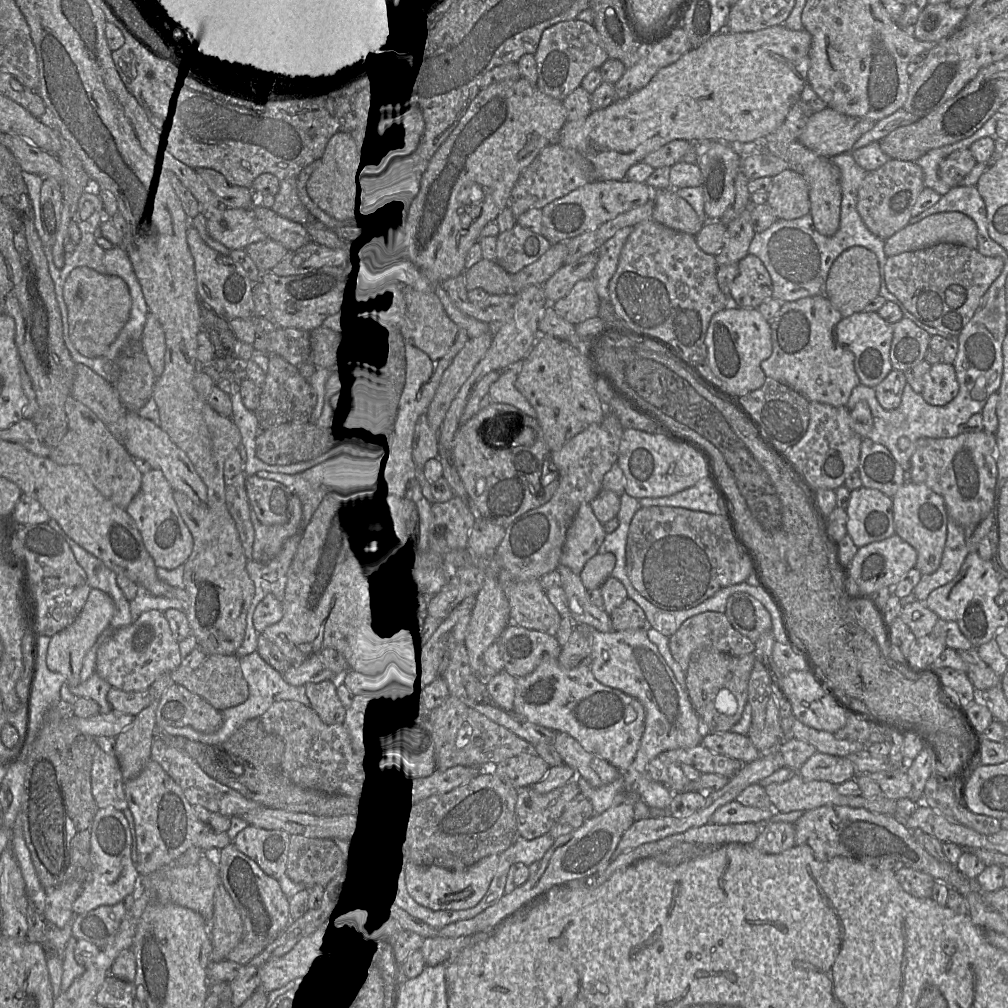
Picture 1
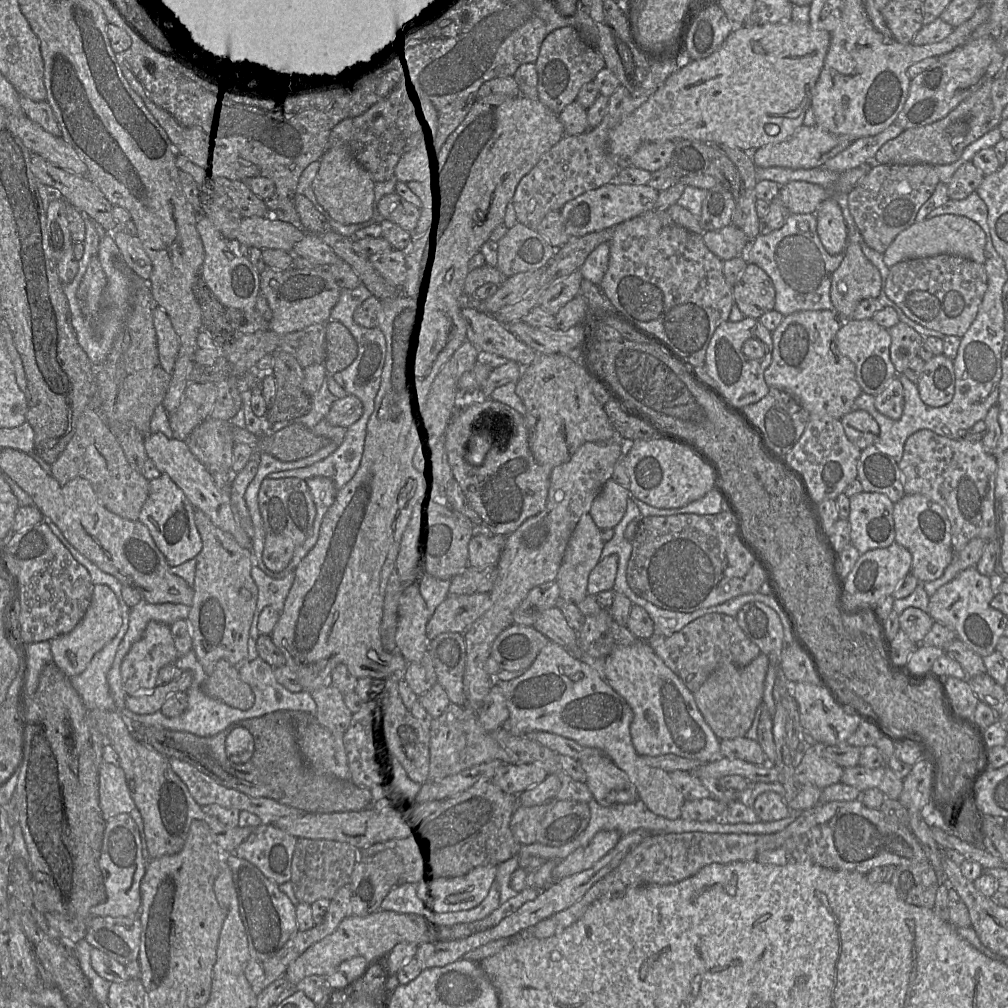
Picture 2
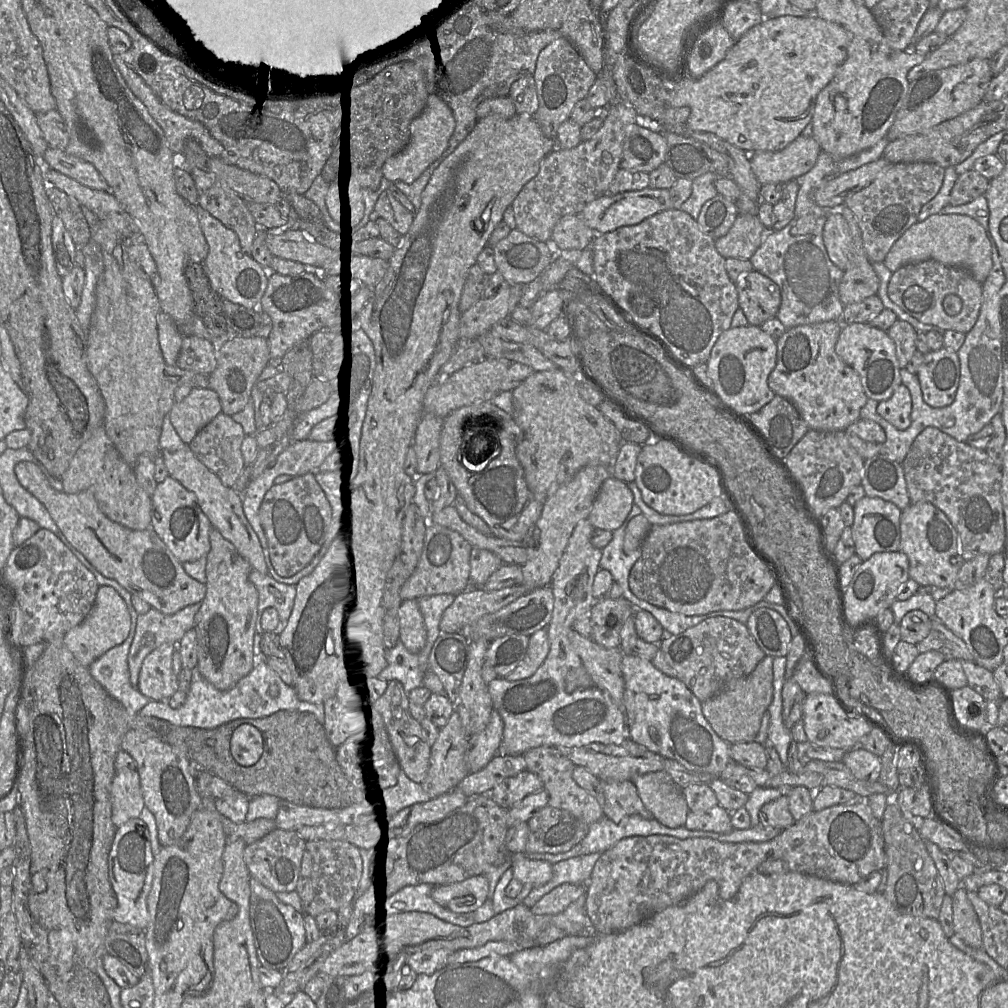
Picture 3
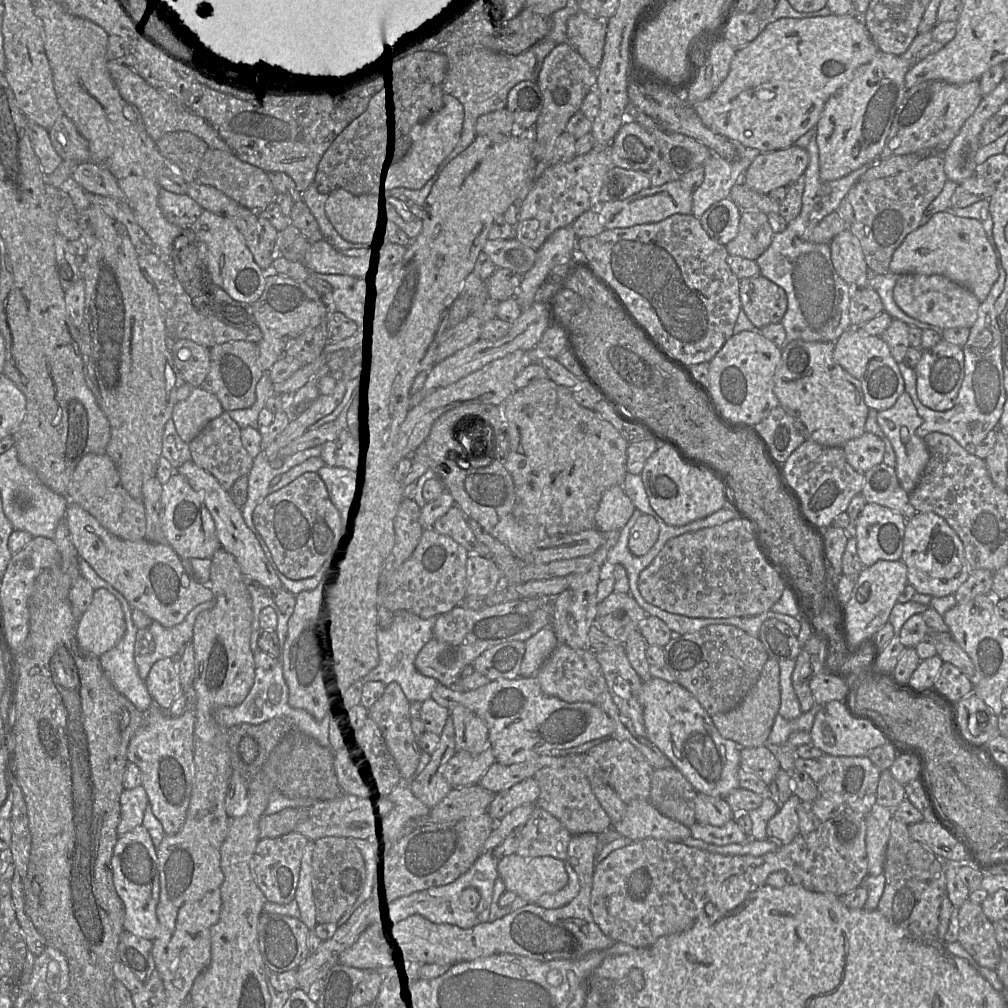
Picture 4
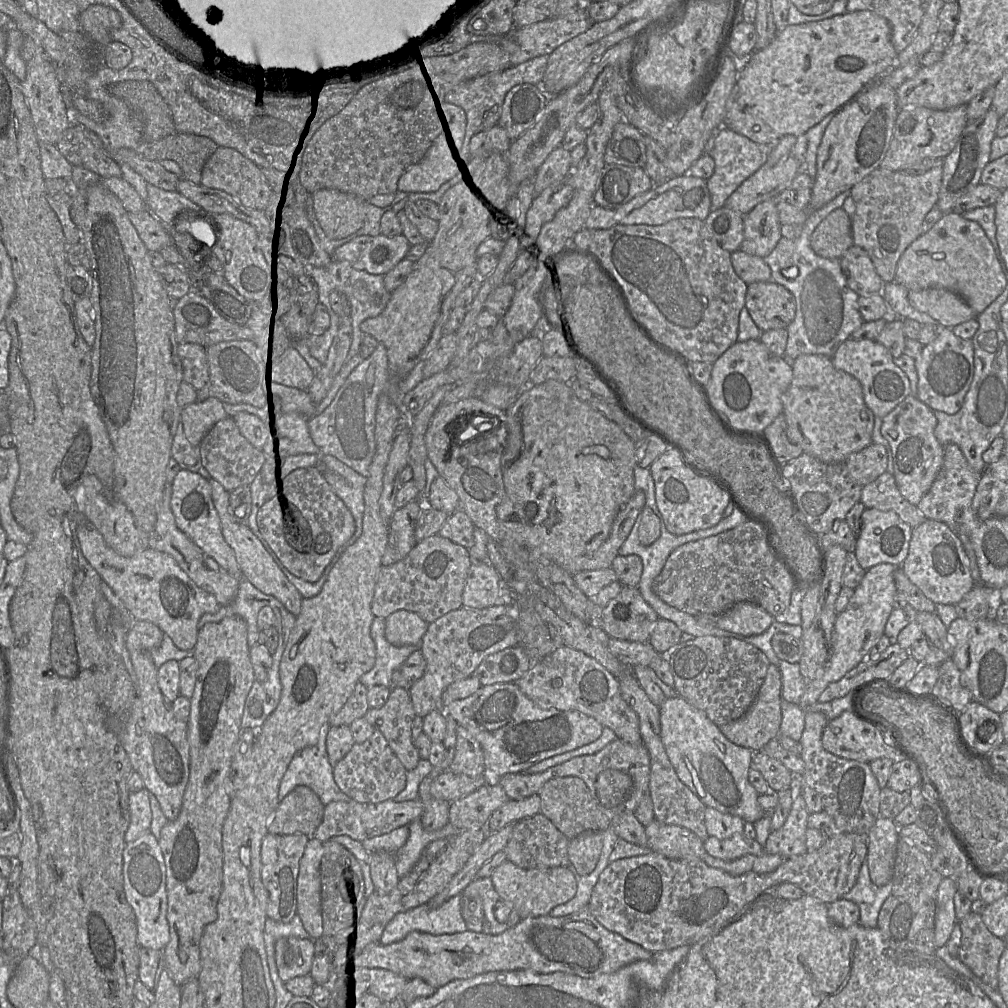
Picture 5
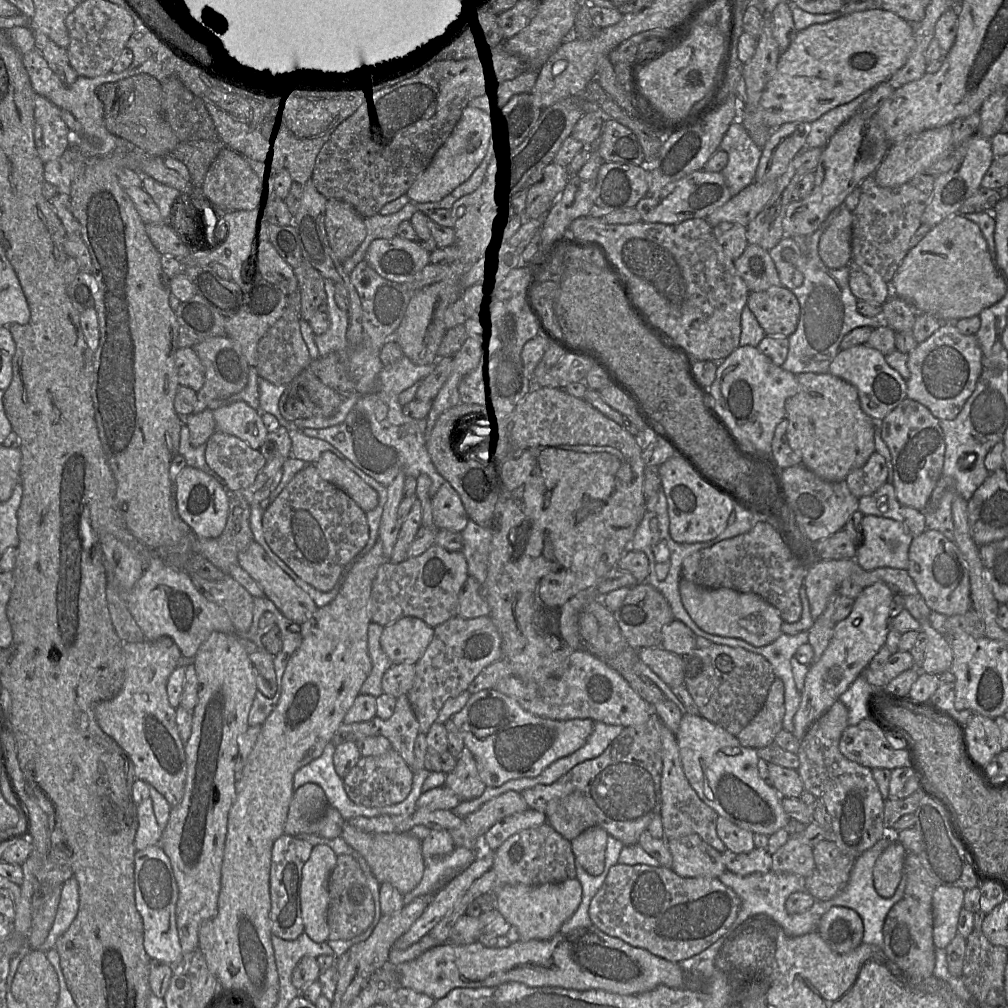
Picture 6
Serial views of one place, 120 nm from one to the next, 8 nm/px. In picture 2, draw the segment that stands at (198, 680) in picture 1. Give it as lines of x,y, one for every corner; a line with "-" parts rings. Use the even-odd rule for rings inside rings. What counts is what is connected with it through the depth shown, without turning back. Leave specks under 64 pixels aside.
223,659
216,663
202,690
209,697
241,710
250,709
255,702
253,690
240,678
238,667

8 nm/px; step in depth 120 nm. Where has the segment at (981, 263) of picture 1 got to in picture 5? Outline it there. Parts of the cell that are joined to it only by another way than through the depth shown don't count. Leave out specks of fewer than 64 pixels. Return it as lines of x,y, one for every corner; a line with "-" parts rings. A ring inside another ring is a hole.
943,288
909,290
908,300
915,309
947,328
977,319
974,310
960,296

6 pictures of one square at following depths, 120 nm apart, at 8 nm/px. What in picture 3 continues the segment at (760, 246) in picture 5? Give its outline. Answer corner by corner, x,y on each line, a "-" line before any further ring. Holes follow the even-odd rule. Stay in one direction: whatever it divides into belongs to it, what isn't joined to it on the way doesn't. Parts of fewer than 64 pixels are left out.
739,214
730,230
715,240
718,253
727,258
750,259
767,233
756,215

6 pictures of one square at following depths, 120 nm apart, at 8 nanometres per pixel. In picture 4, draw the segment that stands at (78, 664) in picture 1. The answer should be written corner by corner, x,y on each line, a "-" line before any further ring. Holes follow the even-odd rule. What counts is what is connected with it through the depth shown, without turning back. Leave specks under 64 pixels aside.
105,588
94,590
86,611
78,618
76,640
85,652
99,657
113,648
126,631
119,600

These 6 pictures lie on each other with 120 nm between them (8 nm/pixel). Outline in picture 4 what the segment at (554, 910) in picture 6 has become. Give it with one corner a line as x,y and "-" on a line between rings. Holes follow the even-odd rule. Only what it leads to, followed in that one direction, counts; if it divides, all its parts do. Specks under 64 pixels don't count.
517,854
505,856
498,861
497,871
499,878
505,883
506,890
527,900
528,903
536,901
544,895
553,894
563,889
568,883
568,874
564,861
550,856
524,858

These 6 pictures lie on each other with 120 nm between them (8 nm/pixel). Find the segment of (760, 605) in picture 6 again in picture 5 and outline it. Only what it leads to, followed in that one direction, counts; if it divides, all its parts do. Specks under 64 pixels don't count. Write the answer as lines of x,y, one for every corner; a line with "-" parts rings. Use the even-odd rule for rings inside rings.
739,602
720,615
692,615
701,625
714,625
715,627
740,634
753,636
764,633
774,622
775,617
760,606

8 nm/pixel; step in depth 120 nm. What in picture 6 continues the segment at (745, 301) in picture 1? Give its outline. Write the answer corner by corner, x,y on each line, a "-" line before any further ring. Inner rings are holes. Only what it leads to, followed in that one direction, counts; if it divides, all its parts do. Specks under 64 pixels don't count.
784,286
750,292
746,306
766,335
789,337
797,328
800,304
796,296

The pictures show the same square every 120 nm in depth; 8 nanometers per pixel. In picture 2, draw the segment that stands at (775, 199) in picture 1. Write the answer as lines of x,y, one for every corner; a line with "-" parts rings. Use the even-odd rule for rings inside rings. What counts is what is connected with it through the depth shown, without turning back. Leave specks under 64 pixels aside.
791,181
781,186
779,198
790,214
811,214
833,193
809,182

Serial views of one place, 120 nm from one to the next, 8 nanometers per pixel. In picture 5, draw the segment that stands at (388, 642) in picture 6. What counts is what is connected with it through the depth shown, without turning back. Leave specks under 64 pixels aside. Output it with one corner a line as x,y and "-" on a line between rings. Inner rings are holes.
398,610
386,618
385,637
397,647
419,646
428,624
415,612

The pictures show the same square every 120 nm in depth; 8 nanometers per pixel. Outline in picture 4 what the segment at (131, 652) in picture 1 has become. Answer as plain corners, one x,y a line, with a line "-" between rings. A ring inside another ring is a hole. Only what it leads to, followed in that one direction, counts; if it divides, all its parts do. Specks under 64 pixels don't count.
163,658
156,661
145,684
153,701
163,710
168,710
175,698
183,693
176,660

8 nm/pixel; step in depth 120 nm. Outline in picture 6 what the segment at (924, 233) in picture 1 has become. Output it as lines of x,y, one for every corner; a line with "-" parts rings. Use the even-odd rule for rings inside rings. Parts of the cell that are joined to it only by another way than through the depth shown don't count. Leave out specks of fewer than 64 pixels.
960,213
933,226
925,237
908,251
890,282
890,288
895,296
908,302
919,314
933,315
943,323
954,323
978,316
983,309
999,302
1006,293
1006,284
992,263
987,241
979,226

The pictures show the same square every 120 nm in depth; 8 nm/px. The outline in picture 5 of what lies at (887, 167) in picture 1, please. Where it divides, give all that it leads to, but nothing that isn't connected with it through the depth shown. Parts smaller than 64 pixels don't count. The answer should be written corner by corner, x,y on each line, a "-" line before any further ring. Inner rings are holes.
943,161
923,174
877,168
851,188
849,196
856,205
851,217
854,245
866,250
885,283
895,281
900,256
920,236
925,216
937,203
942,174

